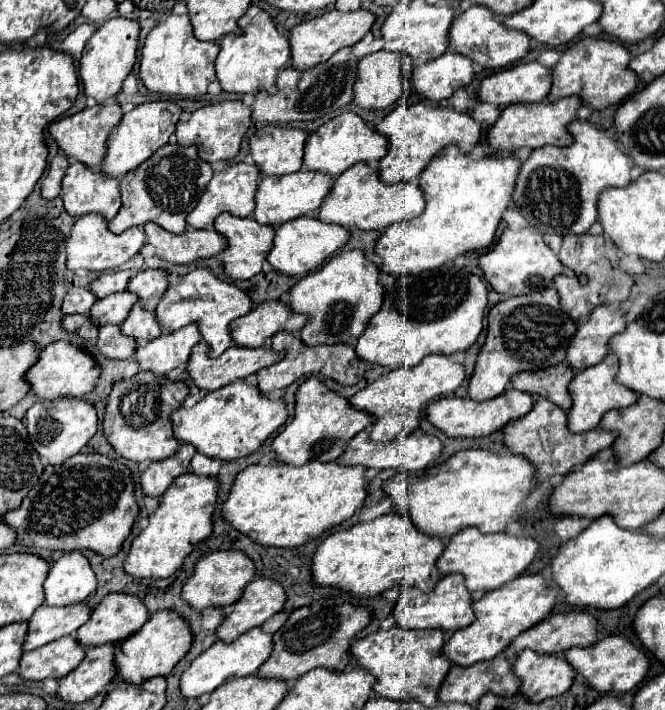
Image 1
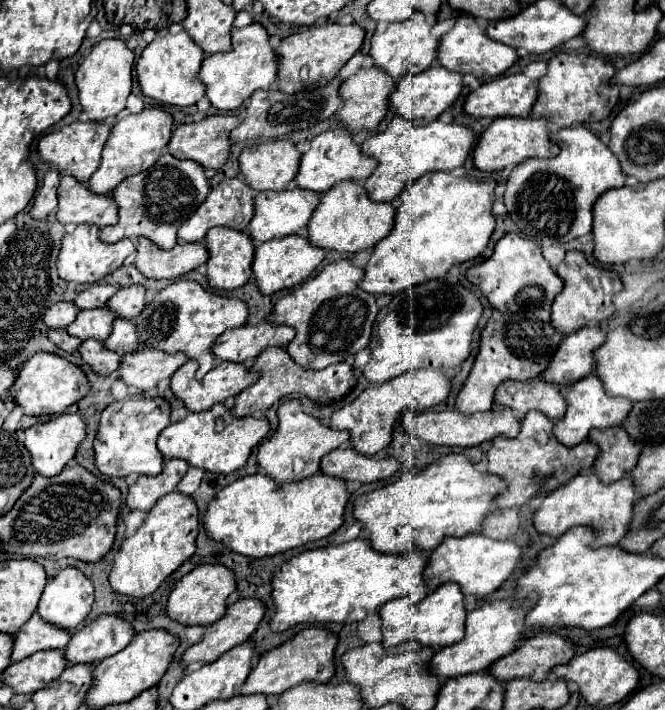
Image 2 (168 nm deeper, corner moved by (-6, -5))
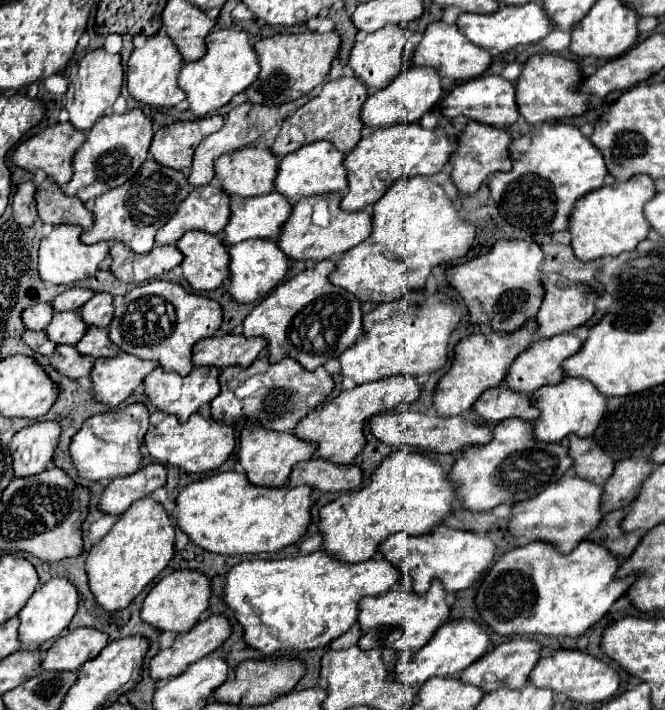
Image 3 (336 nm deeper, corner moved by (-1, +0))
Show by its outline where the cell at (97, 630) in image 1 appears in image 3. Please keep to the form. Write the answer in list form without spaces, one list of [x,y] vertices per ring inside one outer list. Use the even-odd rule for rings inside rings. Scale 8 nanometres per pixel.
[[[76,629],[54,641],[44,653],[44,671],[76,671],[108,645],[108,637],[94,629]]]

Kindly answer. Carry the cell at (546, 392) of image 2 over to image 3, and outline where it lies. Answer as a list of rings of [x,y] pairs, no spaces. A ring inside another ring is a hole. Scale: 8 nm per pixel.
[[[504,385],[484,391],[484,395],[480,395],[480,399],[472,405],[472,411],[488,425],[508,417],[520,417],[524,421],[538,419],[538,409],[532,405],[530,397],[510,391]]]

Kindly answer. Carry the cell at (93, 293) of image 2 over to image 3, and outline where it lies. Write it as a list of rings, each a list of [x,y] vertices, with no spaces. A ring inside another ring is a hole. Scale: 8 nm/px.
[[[72,287],[66,289],[62,295],[58,295],[56,299],[52,299],[52,309],[54,311],[78,311],[94,293],[90,289],[82,289],[82,287]]]

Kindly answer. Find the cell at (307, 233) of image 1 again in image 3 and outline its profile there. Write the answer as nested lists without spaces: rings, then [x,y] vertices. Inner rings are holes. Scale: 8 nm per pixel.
[[[248,239],[236,243],[228,249],[230,253],[230,283],[226,291],[236,303],[254,303],[260,301],[272,291],[288,271],[288,257],[276,247],[276,241],[266,239]]]

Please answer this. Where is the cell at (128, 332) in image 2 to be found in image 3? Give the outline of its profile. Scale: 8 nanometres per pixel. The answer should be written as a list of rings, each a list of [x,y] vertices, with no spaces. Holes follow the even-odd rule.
[[[88,327],[84,337],[80,339],[80,343],[76,343],[76,349],[78,349],[80,355],[90,355],[90,357],[114,357],[114,355],[120,355],[118,347],[114,347],[110,343],[108,331],[98,329],[98,327]]]

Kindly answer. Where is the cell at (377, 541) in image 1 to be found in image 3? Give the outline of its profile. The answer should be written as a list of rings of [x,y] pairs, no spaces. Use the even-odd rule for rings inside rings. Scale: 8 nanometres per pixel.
[[[314,551],[310,555],[298,555],[274,561],[242,561],[236,563],[228,575],[222,589],[222,601],[232,611],[232,617],[244,631],[244,643],[250,649],[260,651],[268,659],[298,655],[302,651],[312,651],[318,647],[328,647],[334,639],[344,635],[354,623],[358,613],[358,601],[368,595],[380,595],[392,589],[402,579],[402,571],[392,567],[384,559],[370,559],[364,563],[338,563],[324,551]]]

